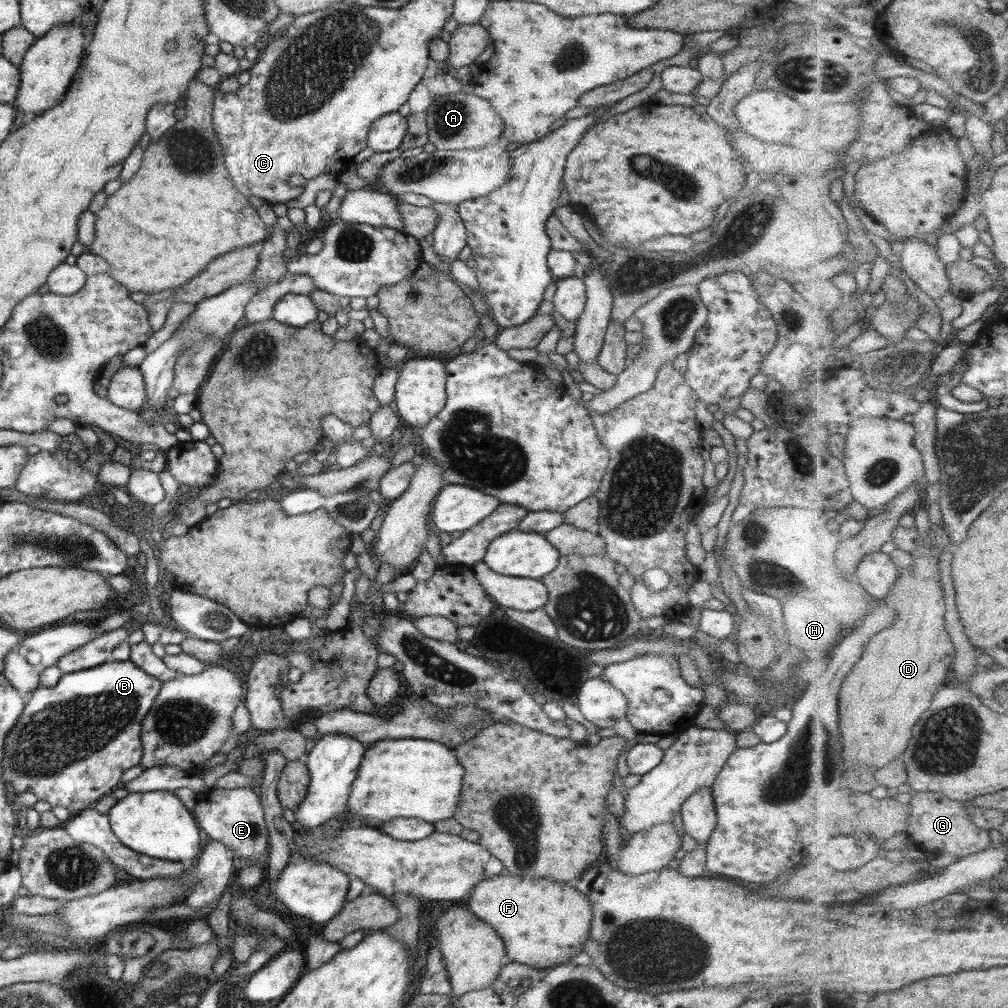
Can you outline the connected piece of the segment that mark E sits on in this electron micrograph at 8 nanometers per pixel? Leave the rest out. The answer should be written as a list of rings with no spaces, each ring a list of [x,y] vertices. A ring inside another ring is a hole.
[[[252,786],[241,788],[212,788],[197,799],[192,810],[194,819],[204,837],[223,843],[245,865],[256,861],[264,867],[268,853],[268,834],[257,791]]]

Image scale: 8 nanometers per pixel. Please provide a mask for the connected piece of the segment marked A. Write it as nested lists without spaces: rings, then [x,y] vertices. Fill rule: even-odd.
[[[457,91],[436,96],[431,100],[425,115],[428,143],[437,150],[456,151],[483,148],[502,134],[504,127],[500,116],[493,110],[488,100],[473,93]]]

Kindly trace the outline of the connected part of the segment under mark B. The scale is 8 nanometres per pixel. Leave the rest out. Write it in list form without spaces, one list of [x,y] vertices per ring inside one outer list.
[[[127,659],[124,661],[104,662],[99,666],[94,666],[87,670],[62,674],[53,688],[39,686],[25,699],[26,705],[23,707],[22,713],[17,718],[15,726],[11,728],[5,737],[3,758],[1,761],[4,782],[9,782],[18,793],[31,792],[31,794],[37,797],[37,800],[48,802],[51,807],[60,806],[61,808],[66,808],[72,814],[91,807],[92,804],[105,794],[110,794],[115,788],[119,787],[121,785],[119,783],[121,774],[127,768],[137,766],[140,761],[140,756],[142,755],[142,747],[140,746],[140,722],[147,712],[149,712],[151,705],[153,705],[153,700],[157,697],[161,685],[162,682],[160,680],[157,680],[153,675],[143,672],[137,665]]]

